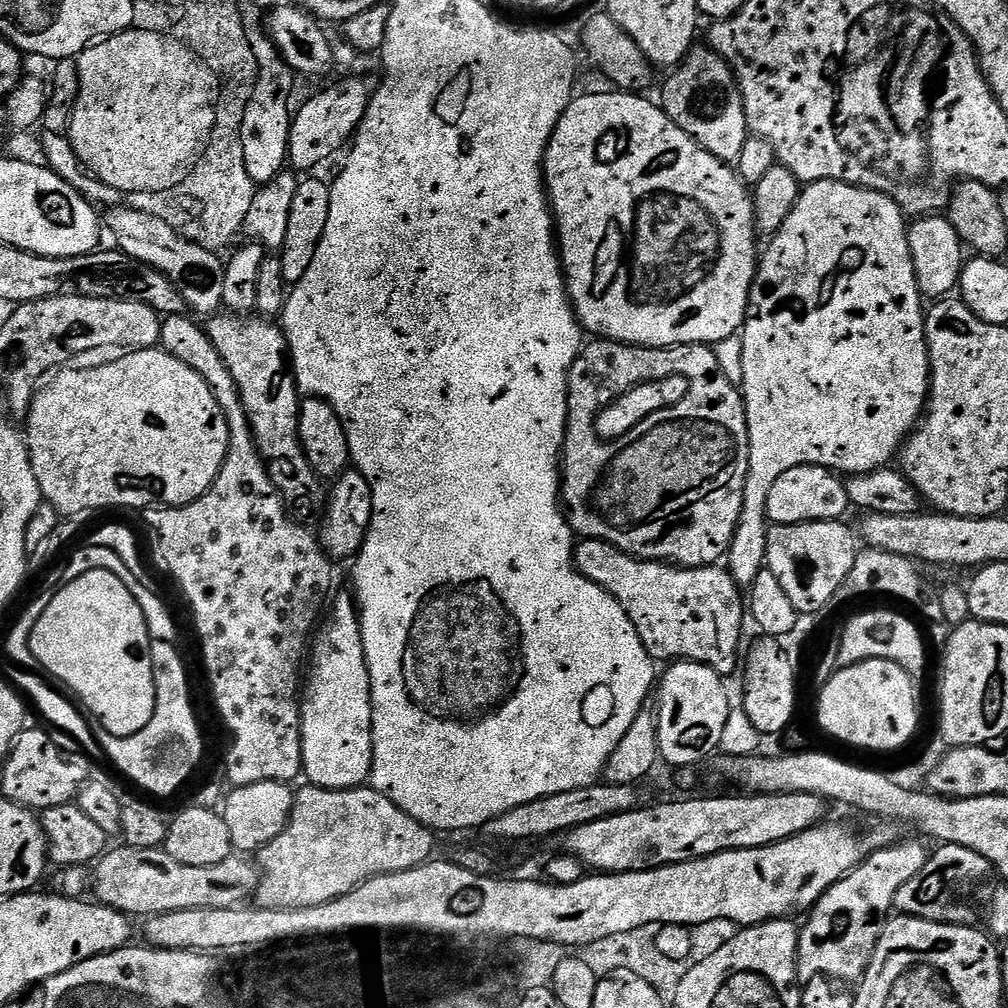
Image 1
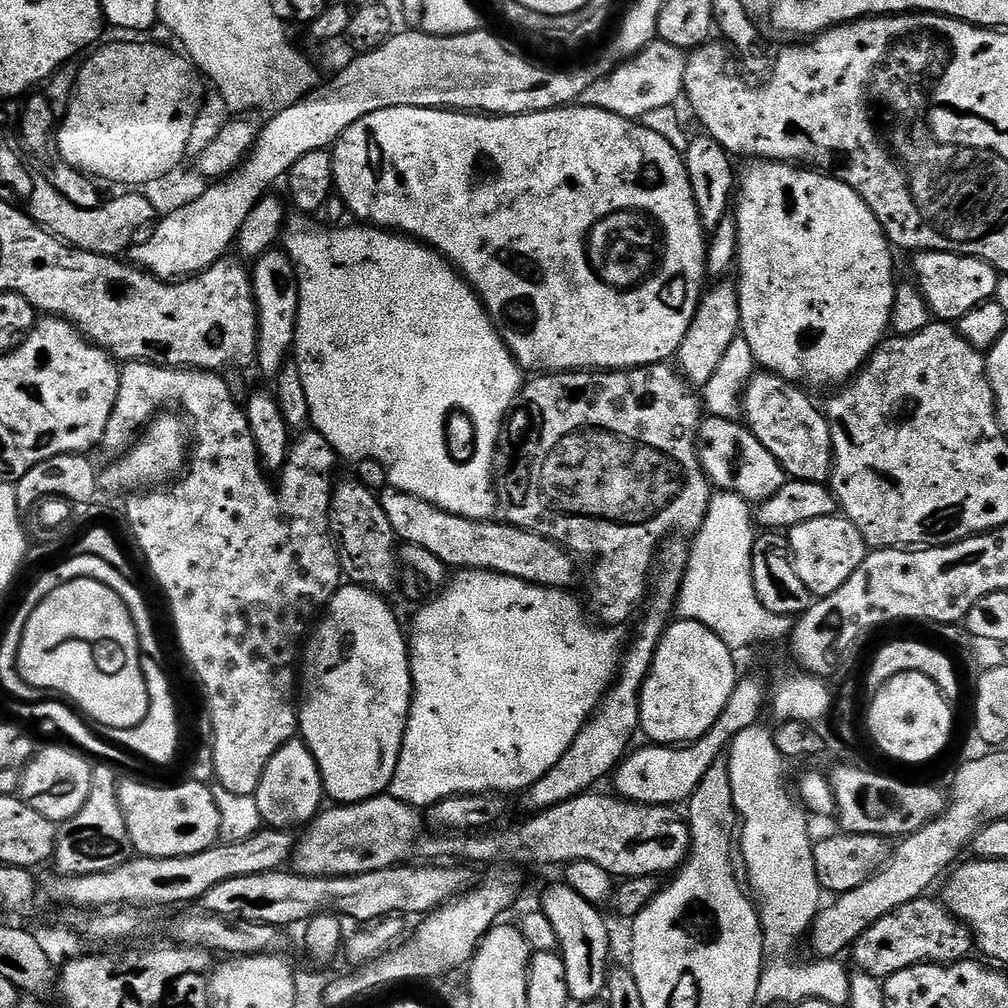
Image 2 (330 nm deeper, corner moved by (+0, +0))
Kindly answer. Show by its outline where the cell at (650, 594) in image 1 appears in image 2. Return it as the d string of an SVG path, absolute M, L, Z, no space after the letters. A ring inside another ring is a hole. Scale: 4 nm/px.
M391 486L379 493L378 499L380 508L386 510L386 518L390 518L390 526L396 532L397 541L417 544L422 546L422 550L430 550L430 554L448 565L449 569L481 568L484 572L497 572L543 588L561 590L571 589L571 584L576 580L577 561L561 545L539 536L537 532L527 532L507 522L496 524L485 520L467 520L436 508L416 496L398 492Z

